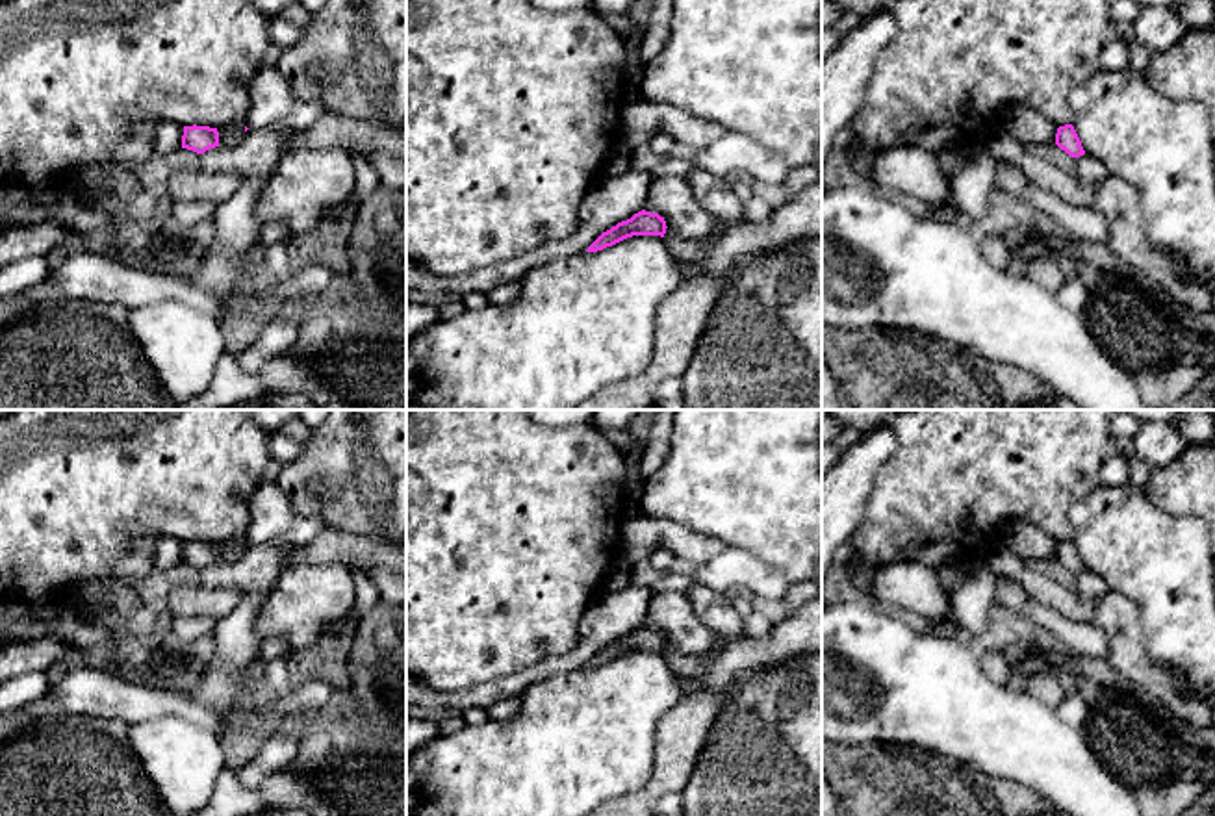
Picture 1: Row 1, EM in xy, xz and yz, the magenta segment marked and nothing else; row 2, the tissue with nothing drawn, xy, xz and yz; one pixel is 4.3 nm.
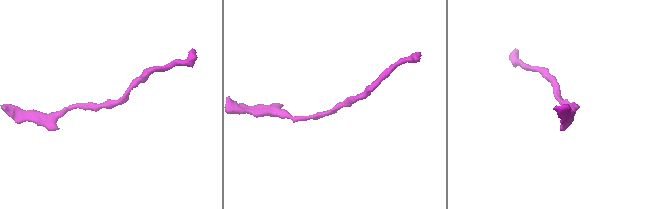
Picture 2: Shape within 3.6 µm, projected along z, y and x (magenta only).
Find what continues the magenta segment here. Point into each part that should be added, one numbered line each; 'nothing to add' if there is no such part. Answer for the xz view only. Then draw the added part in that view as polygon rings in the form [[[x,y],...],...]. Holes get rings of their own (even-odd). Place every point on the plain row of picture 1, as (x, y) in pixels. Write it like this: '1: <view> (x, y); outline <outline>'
nothing to add

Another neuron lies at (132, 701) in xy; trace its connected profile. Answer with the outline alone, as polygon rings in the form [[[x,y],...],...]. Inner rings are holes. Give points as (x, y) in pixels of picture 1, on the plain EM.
[[[106,666],[70,669],[39,701],[26,705],[22,710],[32,720],[80,714],[122,720],[128,725],[178,716],[213,731],[223,740],[234,740],[249,731],[245,714],[224,721],[176,686],[145,684],[134,675],[124,675]]]

